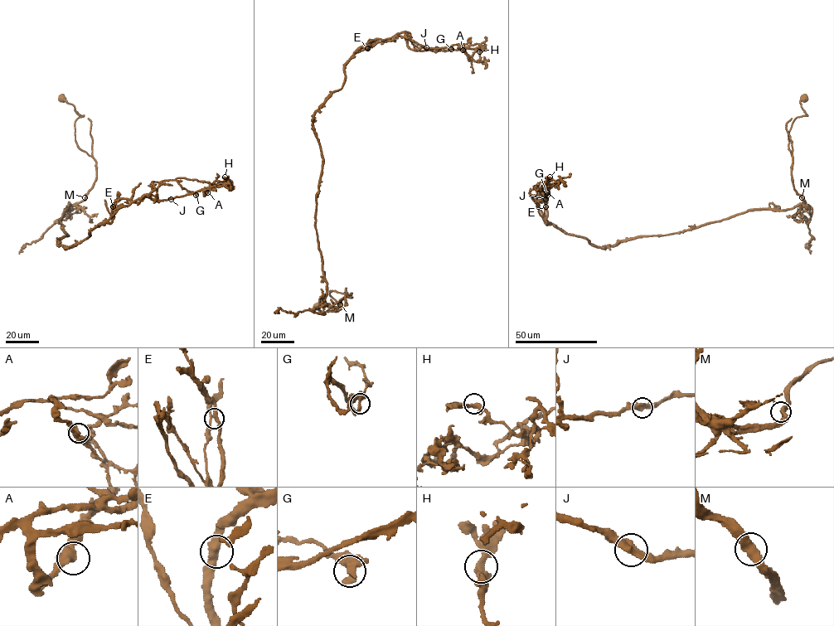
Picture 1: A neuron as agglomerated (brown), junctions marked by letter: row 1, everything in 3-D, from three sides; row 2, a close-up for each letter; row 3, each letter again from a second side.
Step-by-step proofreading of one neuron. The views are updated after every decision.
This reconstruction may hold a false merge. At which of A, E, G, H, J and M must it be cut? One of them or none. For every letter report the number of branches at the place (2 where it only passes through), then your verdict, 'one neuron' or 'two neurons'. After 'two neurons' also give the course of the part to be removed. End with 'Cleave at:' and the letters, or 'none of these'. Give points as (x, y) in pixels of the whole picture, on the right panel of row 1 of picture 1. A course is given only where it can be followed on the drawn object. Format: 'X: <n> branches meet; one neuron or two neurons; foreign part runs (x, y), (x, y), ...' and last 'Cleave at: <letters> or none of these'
A: 2 branches meet; one neuron
E: 2 branches meet; one neuron
G: 2 branches meet; one neuron
H: 2 branches meet; one neuron
J: 2 branches meet; one neuron
M: 2 branches meet; two neurons; foreign part runs (802, 197), (792, 208), (596, 247), (545, 221), (546, 205), (530, 191), (548, 177), (559, 183), (545, 177)
Cleave at: M

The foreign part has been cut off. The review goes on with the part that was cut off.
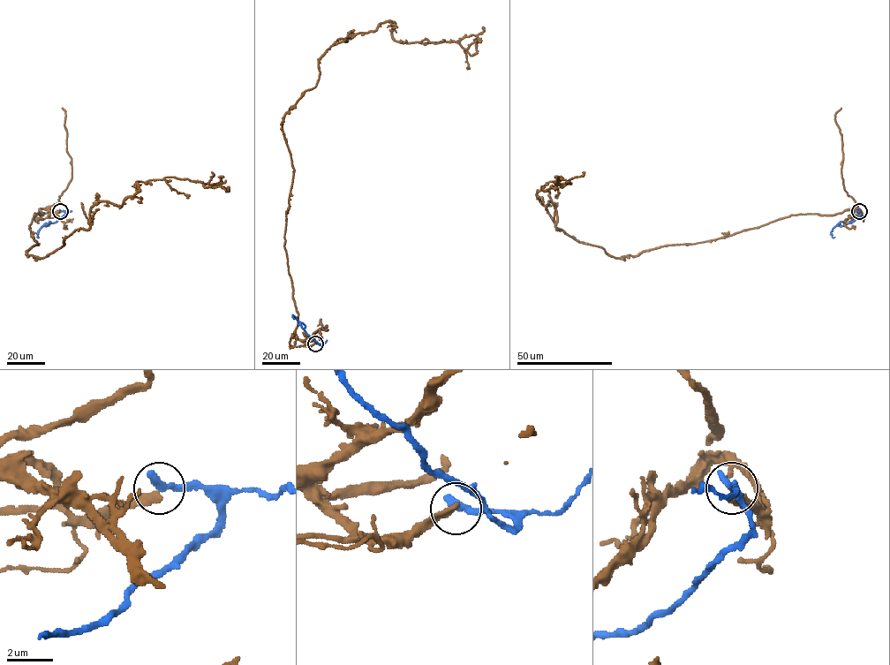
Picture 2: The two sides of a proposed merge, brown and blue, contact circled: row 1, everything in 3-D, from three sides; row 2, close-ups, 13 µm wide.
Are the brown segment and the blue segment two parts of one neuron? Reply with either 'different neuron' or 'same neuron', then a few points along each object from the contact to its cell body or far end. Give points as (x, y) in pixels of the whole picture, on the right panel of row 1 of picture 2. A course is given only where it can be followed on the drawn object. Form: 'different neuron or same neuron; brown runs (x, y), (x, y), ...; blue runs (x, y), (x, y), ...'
different neuron; brown runs (858, 211), (790, 215), (614, 258), (555, 228), (556, 208), (537, 192), (558, 177), (570, 183), (554, 177); blue runs (858, 211), (860, 214), (852, 222), (836, 225), (832, 230), (831, 233), (834, 237)

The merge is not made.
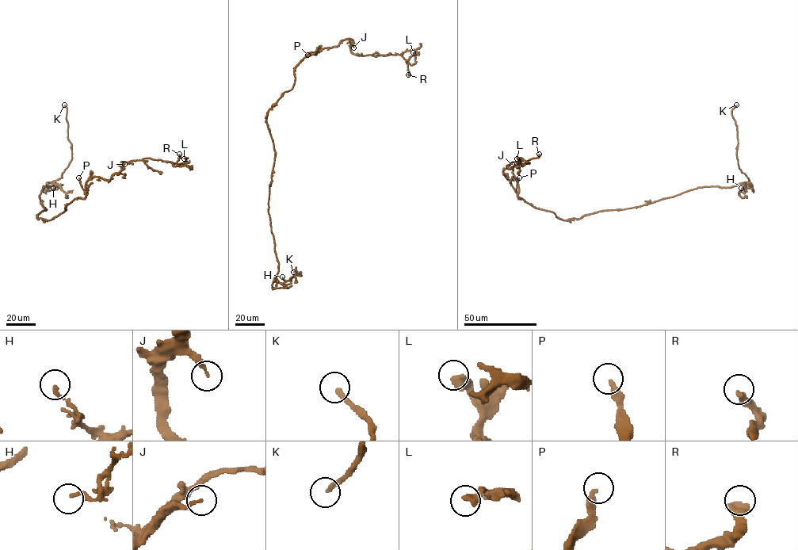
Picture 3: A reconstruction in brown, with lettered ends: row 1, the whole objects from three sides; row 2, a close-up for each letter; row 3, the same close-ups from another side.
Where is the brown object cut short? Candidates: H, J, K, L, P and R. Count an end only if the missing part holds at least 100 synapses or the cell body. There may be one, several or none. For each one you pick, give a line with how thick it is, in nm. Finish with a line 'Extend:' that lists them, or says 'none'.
K: Thickness 240 nm
Extend: K

